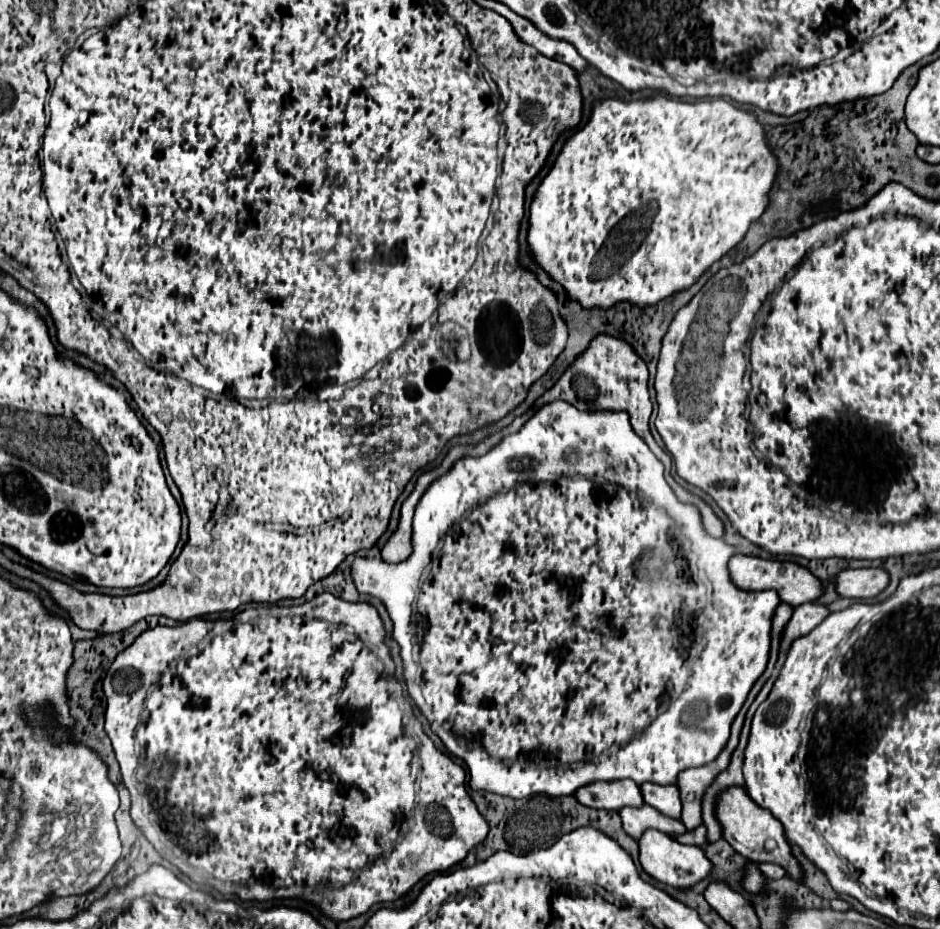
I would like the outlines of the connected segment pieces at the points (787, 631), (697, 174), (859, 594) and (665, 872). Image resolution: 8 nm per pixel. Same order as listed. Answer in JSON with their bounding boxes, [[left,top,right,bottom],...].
[[783,603,829,641],[527,95,779,309],[835,569,889,599],[637,829,713,889]]

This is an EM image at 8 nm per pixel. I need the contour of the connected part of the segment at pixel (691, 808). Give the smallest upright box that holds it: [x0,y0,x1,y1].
[677,743,737,829]

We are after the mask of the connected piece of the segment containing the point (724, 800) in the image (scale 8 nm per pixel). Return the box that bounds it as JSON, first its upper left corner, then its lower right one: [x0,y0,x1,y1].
[715,787,803,881]

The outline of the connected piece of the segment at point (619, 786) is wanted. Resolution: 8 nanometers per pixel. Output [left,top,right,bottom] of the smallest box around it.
[573,779,643,811]

